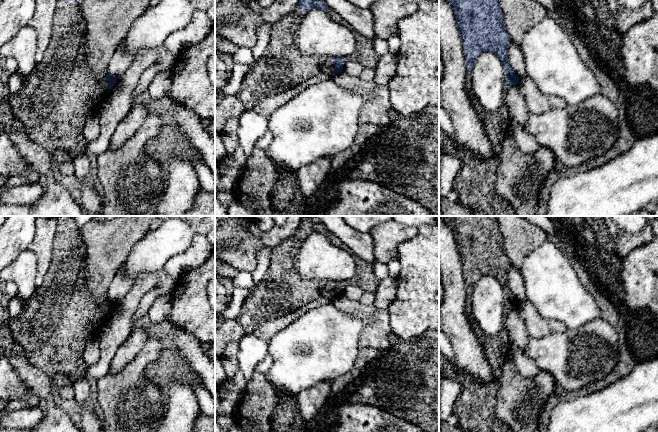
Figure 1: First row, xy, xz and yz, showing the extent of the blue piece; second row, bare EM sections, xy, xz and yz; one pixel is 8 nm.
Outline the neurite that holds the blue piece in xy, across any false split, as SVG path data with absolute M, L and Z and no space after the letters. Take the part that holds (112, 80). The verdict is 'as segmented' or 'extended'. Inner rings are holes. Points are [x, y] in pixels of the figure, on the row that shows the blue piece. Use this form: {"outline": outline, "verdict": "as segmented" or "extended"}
{"outline": "M58 0L52 36L43 59L37 61L36 67L28 76L23 77L21 91L17 95L9 94L6 99L29 139L51 154L57 150L68 151L74 156L84 152L88 145L83 135L86 119L90 114L100 112L103 101L108 98L117 81L116 77L107 73L106 78L100 82L89 67L89 55L85 49L86 30L81 14L81 4L78 4L76 0Z", "verdict": "extended"}

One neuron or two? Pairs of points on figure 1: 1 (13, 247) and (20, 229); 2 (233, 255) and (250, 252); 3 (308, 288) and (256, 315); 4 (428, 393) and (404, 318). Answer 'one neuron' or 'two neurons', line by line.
1: one neuron
2: one neuron
3: one neuron
4: two neurons

